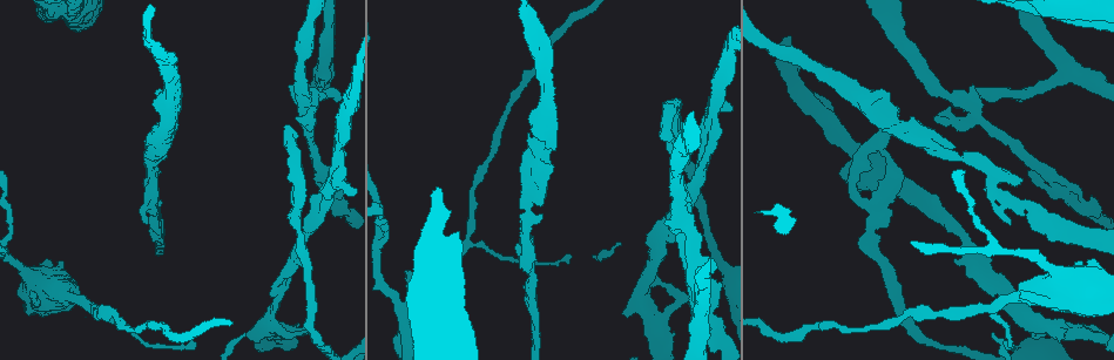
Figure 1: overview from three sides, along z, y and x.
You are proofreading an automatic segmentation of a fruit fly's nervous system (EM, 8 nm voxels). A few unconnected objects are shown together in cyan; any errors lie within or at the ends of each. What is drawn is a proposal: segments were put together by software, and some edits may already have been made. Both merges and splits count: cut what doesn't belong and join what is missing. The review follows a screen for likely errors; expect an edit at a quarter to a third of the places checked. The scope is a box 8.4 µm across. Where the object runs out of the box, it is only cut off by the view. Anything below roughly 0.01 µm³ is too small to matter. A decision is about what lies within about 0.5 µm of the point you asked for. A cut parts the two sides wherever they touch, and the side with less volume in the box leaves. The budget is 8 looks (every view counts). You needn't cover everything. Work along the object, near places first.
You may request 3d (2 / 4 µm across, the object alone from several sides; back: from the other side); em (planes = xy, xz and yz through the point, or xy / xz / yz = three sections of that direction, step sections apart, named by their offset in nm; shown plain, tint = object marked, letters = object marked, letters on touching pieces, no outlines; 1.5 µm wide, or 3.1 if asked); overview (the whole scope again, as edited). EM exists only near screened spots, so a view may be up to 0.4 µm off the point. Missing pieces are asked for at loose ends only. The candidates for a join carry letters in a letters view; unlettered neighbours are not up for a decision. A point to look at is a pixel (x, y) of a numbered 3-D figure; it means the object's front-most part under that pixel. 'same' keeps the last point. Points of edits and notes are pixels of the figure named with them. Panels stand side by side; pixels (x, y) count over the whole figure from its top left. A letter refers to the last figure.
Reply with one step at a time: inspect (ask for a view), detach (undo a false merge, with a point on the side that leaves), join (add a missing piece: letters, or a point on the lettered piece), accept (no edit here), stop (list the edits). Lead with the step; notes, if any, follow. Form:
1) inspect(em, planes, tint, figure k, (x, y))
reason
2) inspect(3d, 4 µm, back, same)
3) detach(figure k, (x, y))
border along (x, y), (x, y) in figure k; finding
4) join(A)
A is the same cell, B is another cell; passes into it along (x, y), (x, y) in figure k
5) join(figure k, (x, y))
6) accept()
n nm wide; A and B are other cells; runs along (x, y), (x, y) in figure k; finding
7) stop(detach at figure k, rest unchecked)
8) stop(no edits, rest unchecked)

inspect(3d, 4 µm, figure 1, (872, 223))
two arms in line, one across

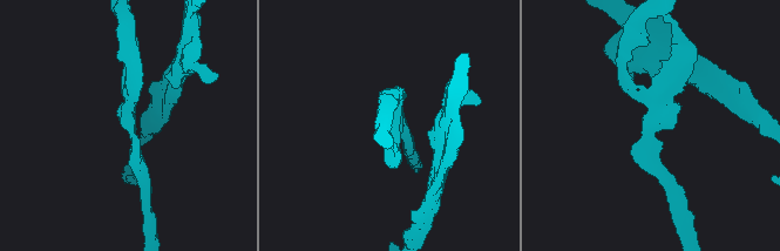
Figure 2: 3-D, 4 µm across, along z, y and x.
inspect(em, planes, letters, figure 2, (129, 122))
3 arms; arms of 180, 180, 200 nm; shape alone is not enough

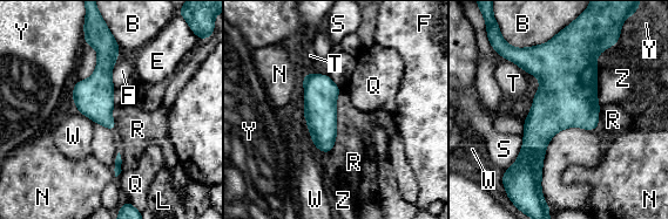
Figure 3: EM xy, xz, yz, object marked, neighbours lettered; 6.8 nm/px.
accept()
B, E, F, L, N, Q, R, S, T, W, Y and Z are other cells; one neuron here

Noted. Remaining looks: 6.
inspect(3d, 4 µm, figure 1, (663, 139))

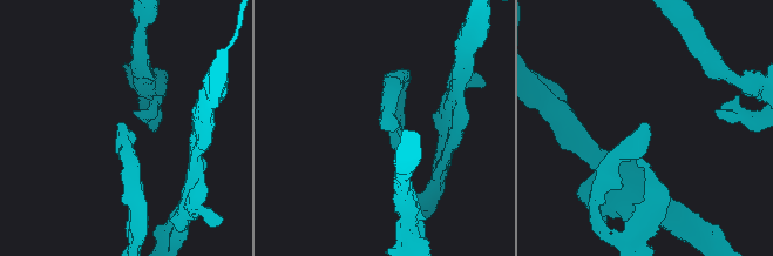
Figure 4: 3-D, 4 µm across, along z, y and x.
inspect(em, planes, tint, figure 4, (386, 124))
need the tissue

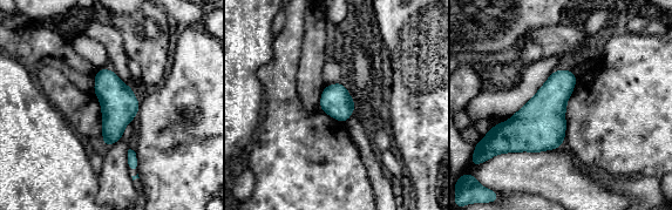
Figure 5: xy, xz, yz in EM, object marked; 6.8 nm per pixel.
inspect(em, planes, letters, same)
see the neighbours

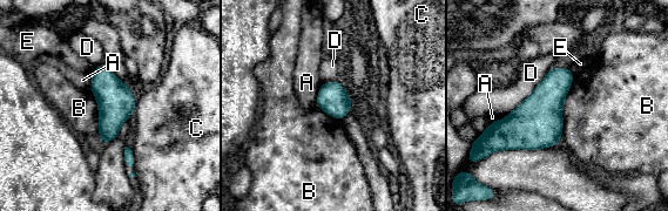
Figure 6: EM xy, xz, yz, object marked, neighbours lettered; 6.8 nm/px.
accept()
200 nm wide; A, B, C, D and E are other cells; border along (574, 74), (564, 100), (559, 142) in figure 6; no lettered piece goes on from it

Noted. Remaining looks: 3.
inspect(em, xy, step 4, tint, figure 1, (656, 321))

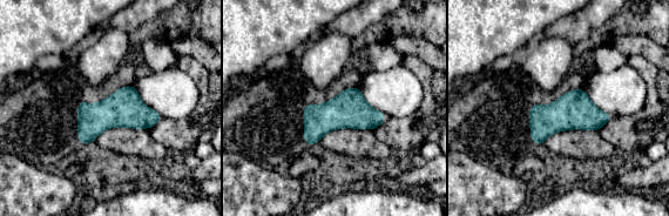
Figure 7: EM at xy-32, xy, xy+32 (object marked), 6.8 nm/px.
inspect(em, yz, step 8, letters, same)
another direction

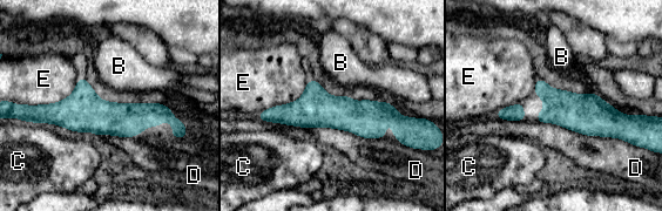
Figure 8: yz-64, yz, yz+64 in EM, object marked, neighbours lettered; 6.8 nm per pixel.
accept()
B, C, D and E are other cells; runs along (264, 114), (391, 115), (399, 120) in figure 8; all the same neuron

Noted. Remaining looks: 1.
stop(no edits, rest unchecked)

